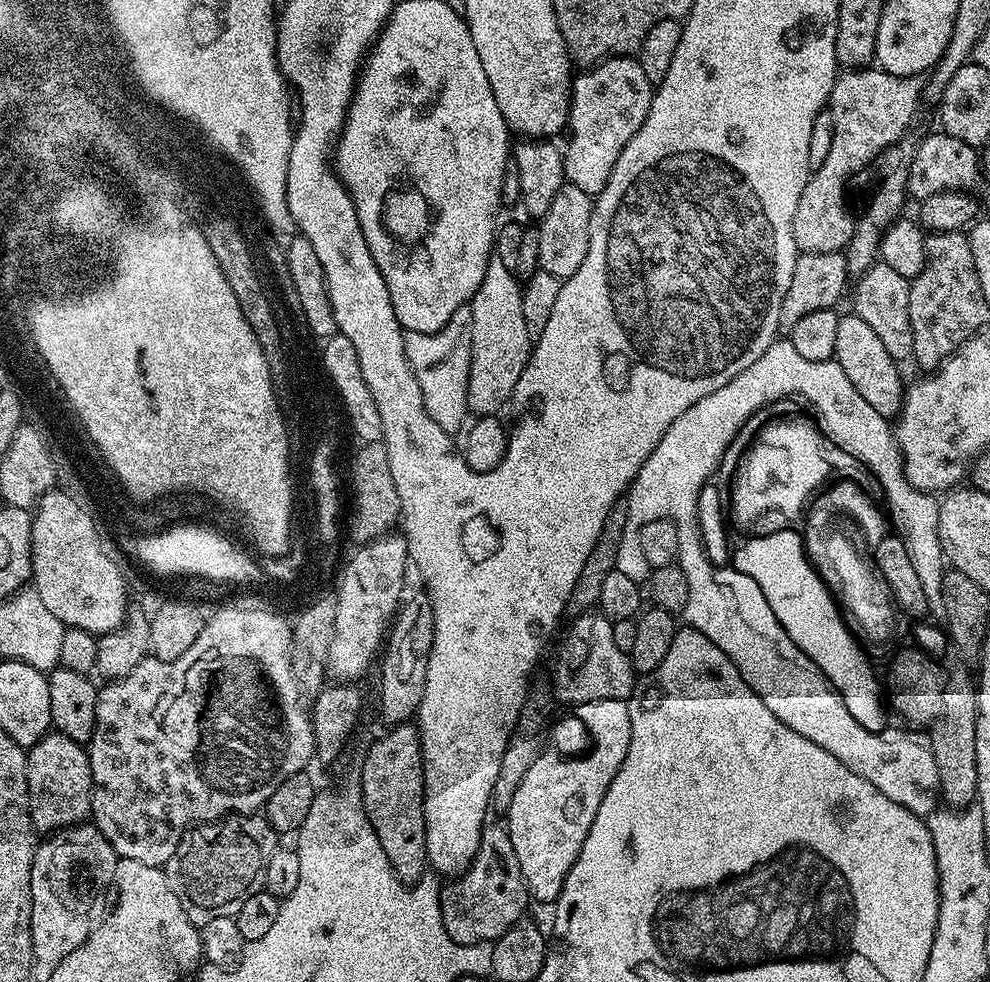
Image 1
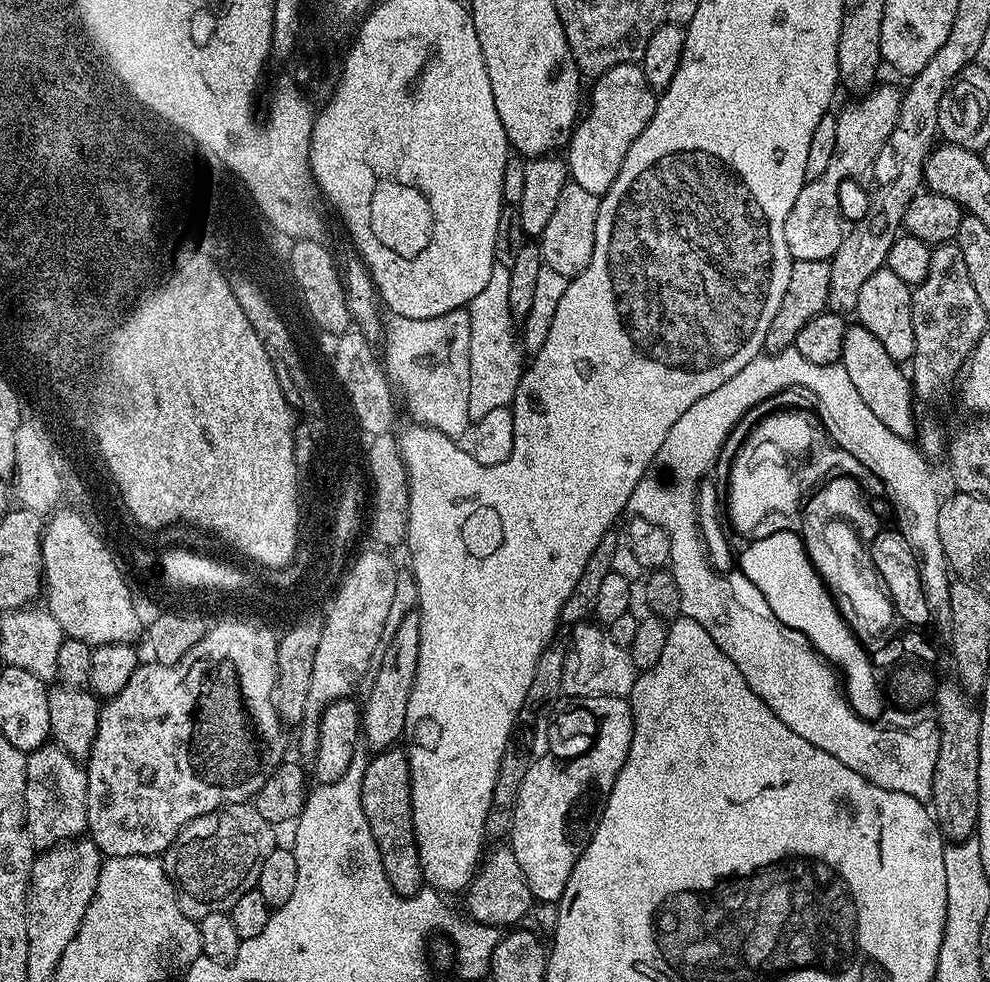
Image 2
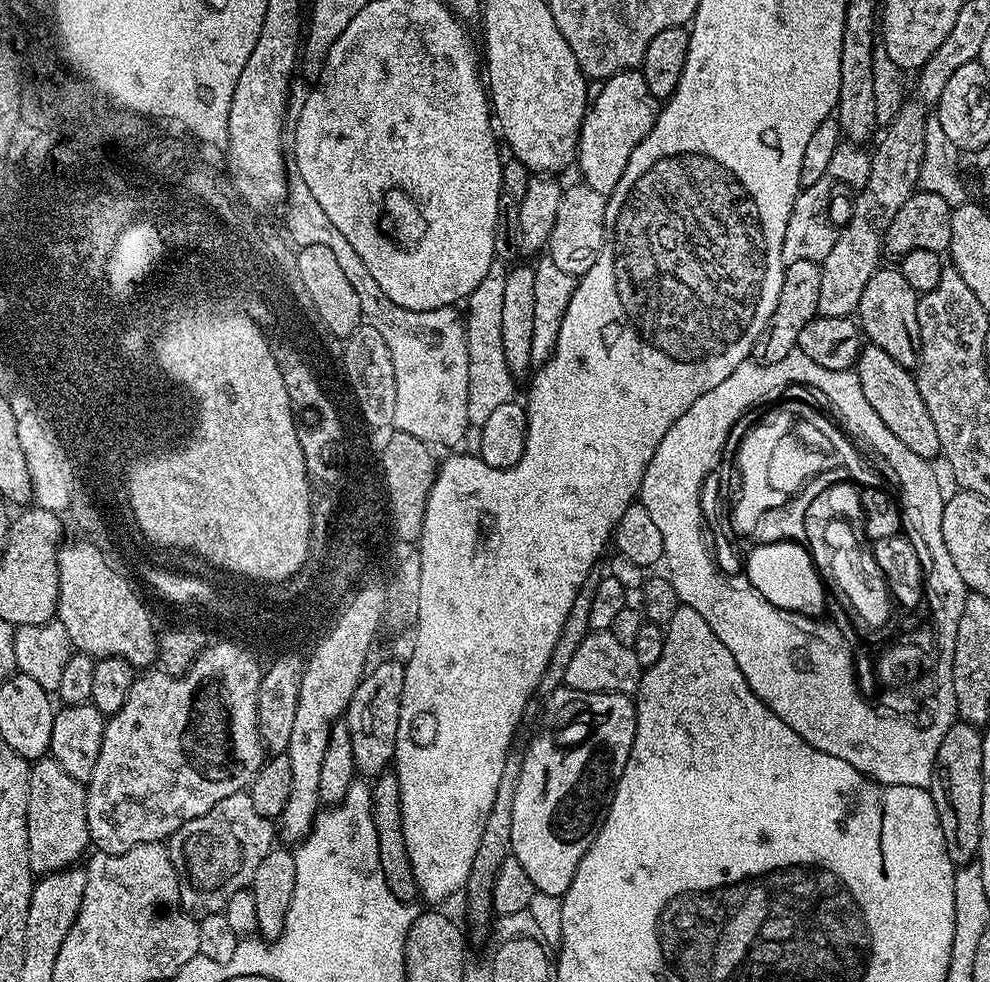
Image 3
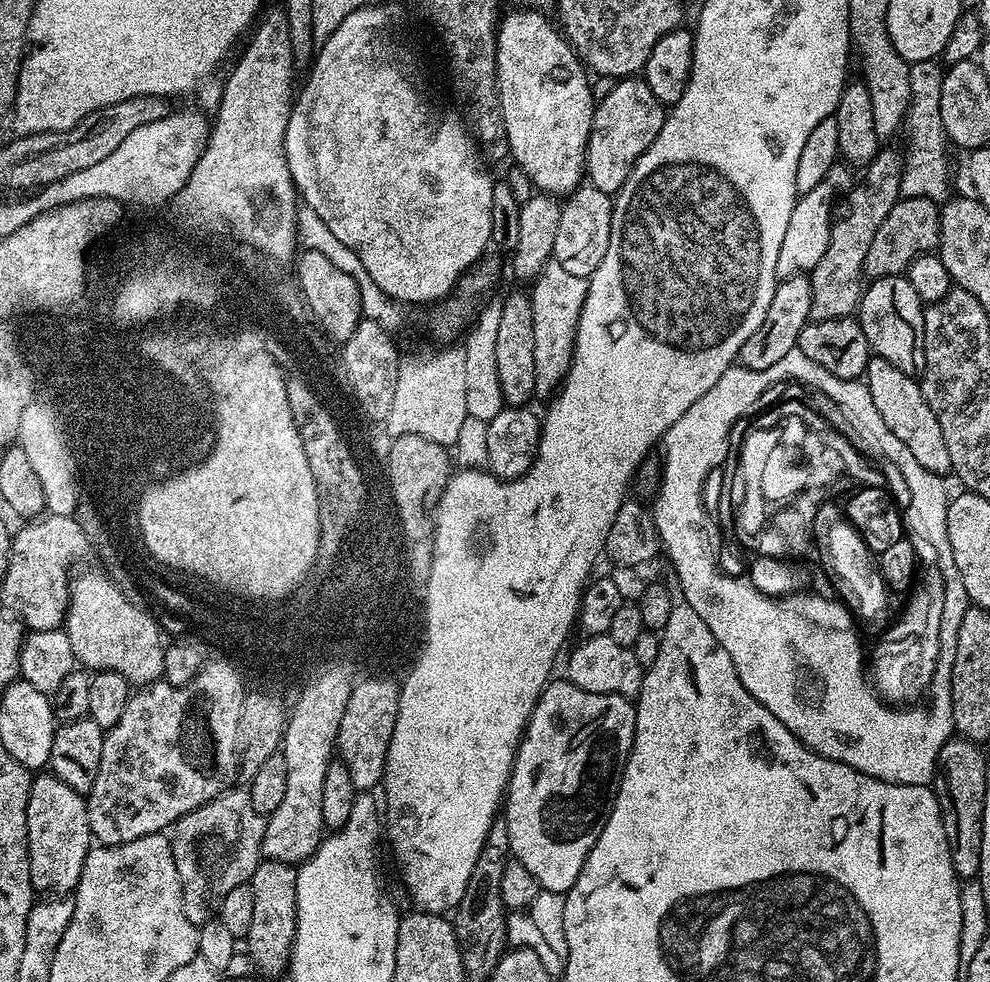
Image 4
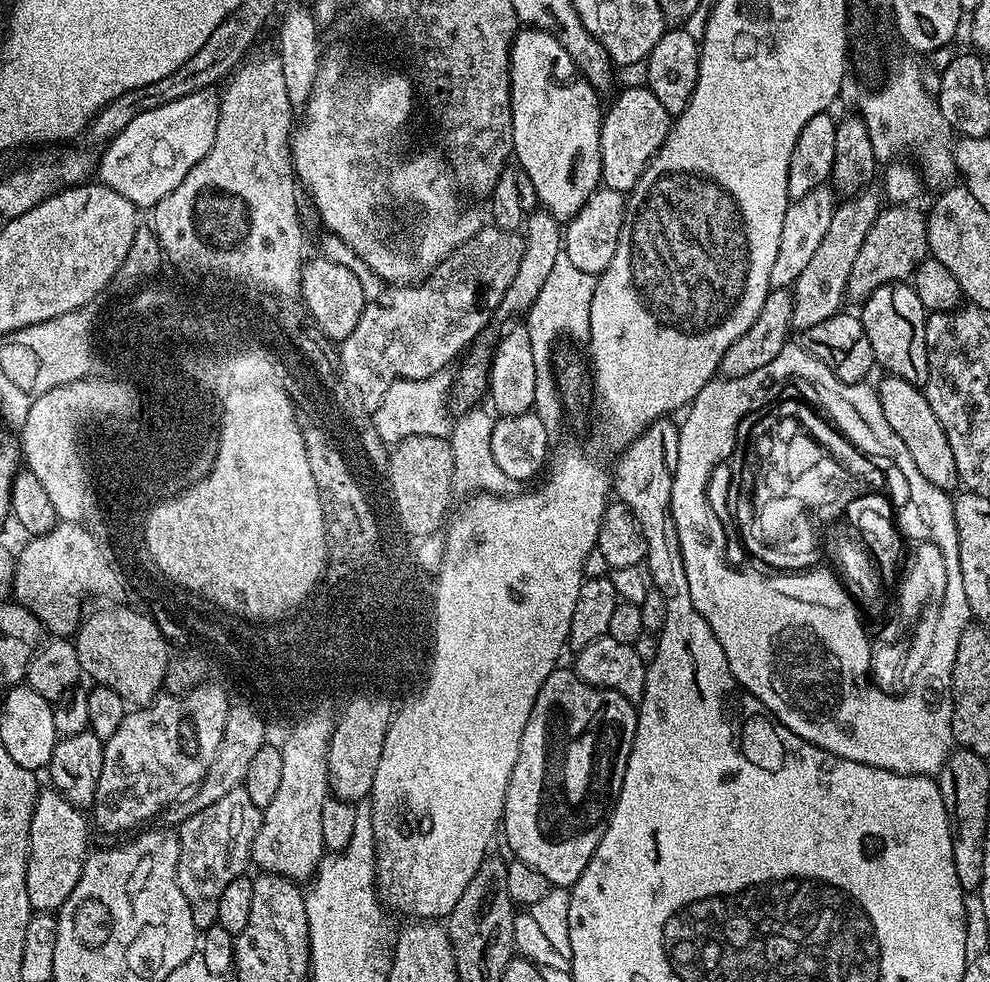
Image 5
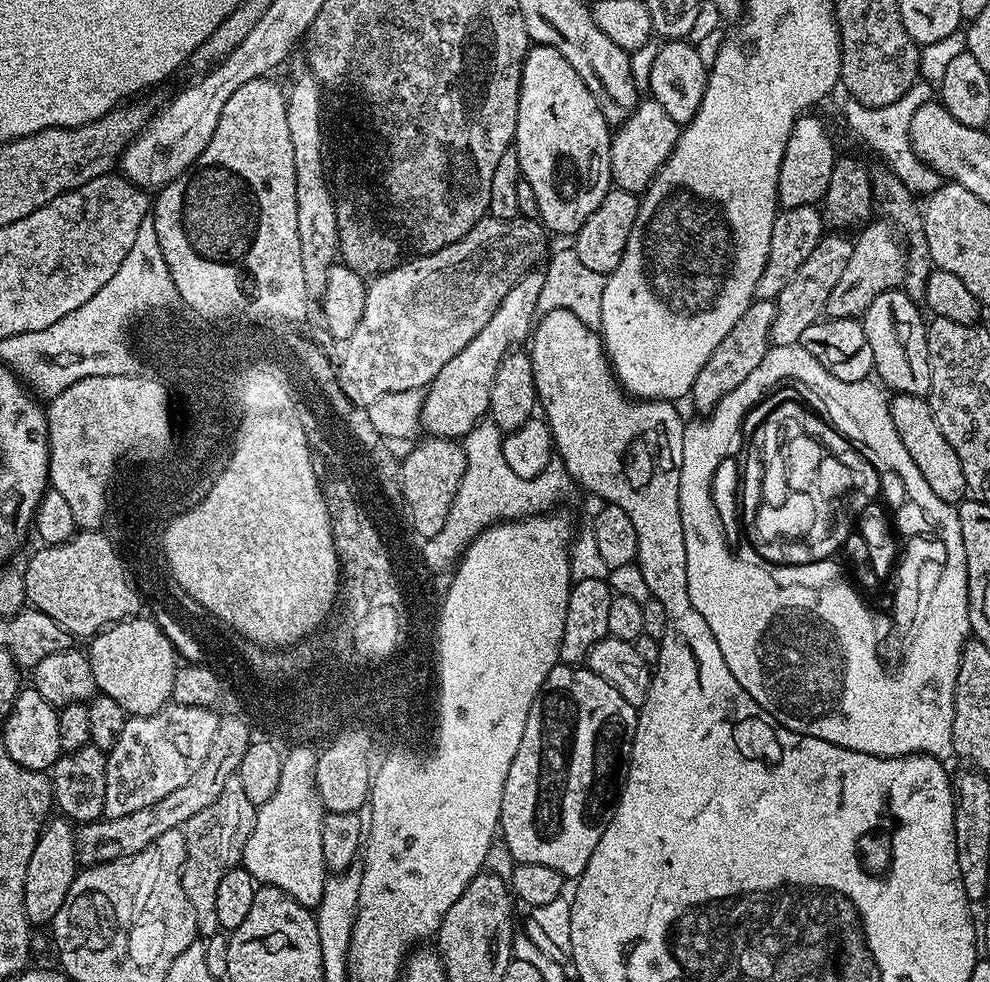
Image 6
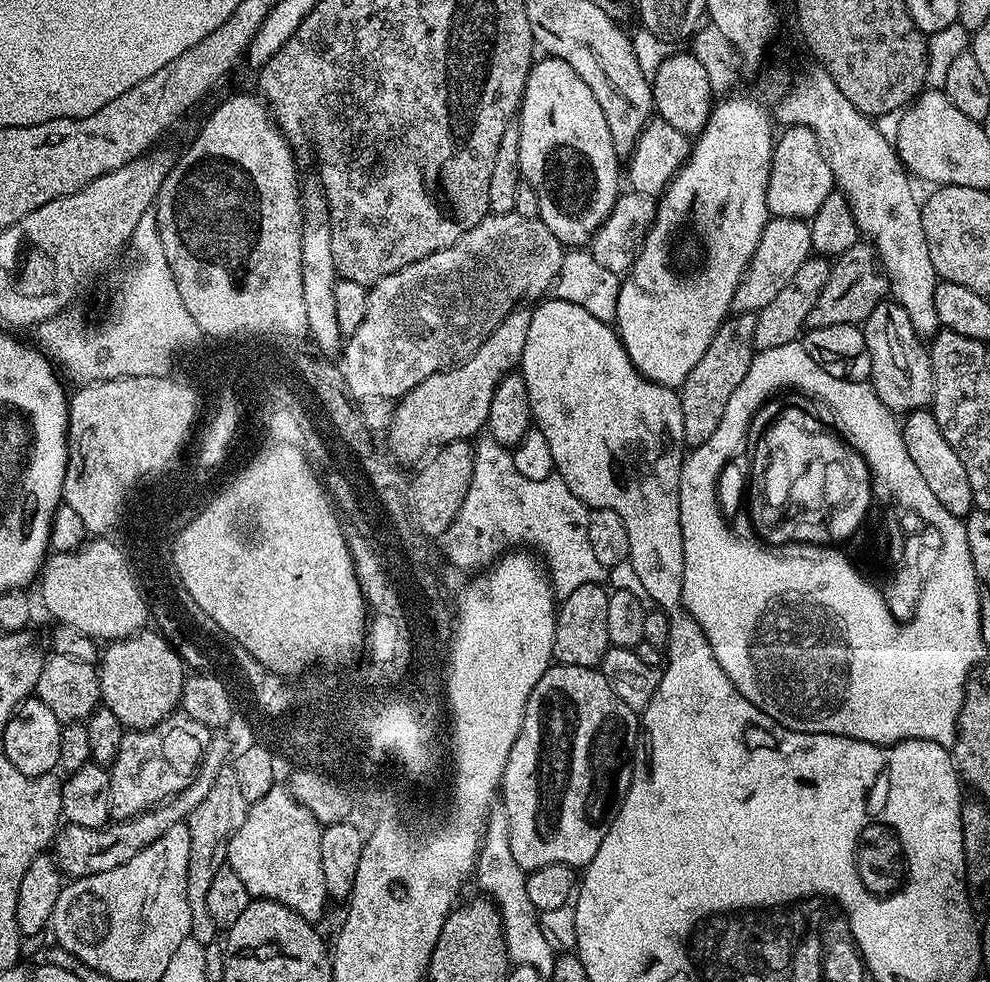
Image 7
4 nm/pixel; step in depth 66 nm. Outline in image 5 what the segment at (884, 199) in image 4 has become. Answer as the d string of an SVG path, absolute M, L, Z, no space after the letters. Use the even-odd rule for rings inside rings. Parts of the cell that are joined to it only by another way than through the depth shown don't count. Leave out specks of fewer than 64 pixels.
M865 190L845 199L837 207L830 218L830 227L822 237L822 246L814 250L806 270L798 274L792 293L792 327L803 330L810 326L818 326L818 322L826 322L826 318L835 316L845 307L850 282L850 270L858 259L858 250L862 250L862 241L870 234L870 226L874 226L874 218L878 218L882 207L882 196L879 191Z

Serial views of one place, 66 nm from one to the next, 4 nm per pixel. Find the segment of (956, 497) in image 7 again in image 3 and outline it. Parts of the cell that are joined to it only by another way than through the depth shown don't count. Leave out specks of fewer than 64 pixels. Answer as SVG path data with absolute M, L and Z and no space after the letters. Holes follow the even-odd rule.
M873 344L861 347L854 371L858 382L862 382L862 394L866 394L866 402L870 402L870 407L878 413L878 418L882 418L882 423L889 428L890 434L894 434L894 438L898 438L898 442L902 442L906 450L918 454L918 458L935 461L940 456L938 430L934 430L934 422L930 418L930 410L926 410L926 402L922 402L915 375L894 362L894 358L886 354L886 350Z

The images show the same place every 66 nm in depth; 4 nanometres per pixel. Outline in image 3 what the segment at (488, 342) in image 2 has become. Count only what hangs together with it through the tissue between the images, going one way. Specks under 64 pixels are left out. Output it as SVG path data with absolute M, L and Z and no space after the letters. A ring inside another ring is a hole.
M493 270L487 279L468 296L464 310L469 355L469 389L467 390L467 418L471 427L480 427L490 418L496 407L504 406L515 397L515 377L506 366L502 350L502 299L505 271Z

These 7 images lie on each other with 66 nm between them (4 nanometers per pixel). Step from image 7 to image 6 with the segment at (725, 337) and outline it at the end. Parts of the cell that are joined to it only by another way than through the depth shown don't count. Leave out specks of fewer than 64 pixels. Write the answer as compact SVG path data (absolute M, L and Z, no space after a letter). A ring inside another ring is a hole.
M753 300L746 310L746 314L738 320L738 326L718 342L718 346L710 354L710 359L706 361L706 366L698 372L698 378L694 378L694 386L690 393L690 401L700 414L711 413L723 396L730 394L734 386L742 386L746 378L750 378L753 370L758 370L758 365L762 363L762 358L766 358L769 347L772 344L770 330L774 326L776 317L776 301Z

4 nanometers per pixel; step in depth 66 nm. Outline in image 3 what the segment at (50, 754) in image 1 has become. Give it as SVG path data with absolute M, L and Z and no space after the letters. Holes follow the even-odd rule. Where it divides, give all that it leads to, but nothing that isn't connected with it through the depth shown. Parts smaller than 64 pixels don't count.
M41 758L31 765L30 768L30 794L28 795L28 805L26 806L26 826L28 827L28 857L30 858L30 866L33 873L47 874L50 872L60 872L63 868L71 868L77 863L76 860L80 855L83 857L89 851L90 841L88 839L88 823L86 822L86 798L88 793L85 785L81 781L70 778L70 774L66 774L66 770L62 770L62 766L58 766L58 762L51 758Z

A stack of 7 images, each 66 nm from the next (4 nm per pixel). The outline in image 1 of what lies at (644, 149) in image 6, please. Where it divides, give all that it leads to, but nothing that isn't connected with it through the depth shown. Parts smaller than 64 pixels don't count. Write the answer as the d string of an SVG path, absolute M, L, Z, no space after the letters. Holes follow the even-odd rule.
M612 56L601 60L575 77L572 82L572 107L570 109L570 133L568 148L564 153L565 181L578 190L586 190L590 197L597 197L610 182L614 162L618 154L626 150L626 142L638 134L642 122L650 114L654 86L646 78L639 59L631 56Z

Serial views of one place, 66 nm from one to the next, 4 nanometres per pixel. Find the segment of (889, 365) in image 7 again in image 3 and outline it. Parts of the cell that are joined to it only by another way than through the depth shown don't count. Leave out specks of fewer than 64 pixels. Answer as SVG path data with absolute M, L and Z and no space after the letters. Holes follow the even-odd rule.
M881 266L870 278L870 282L866 282L866 290L862 290L858 309L860 331L867 343L886 350L886 354L890 354L894 362L909 370L915 369L920 363L917 299L918 293L912 289L910 282L906 282L906 278L902 278L899 267Z

